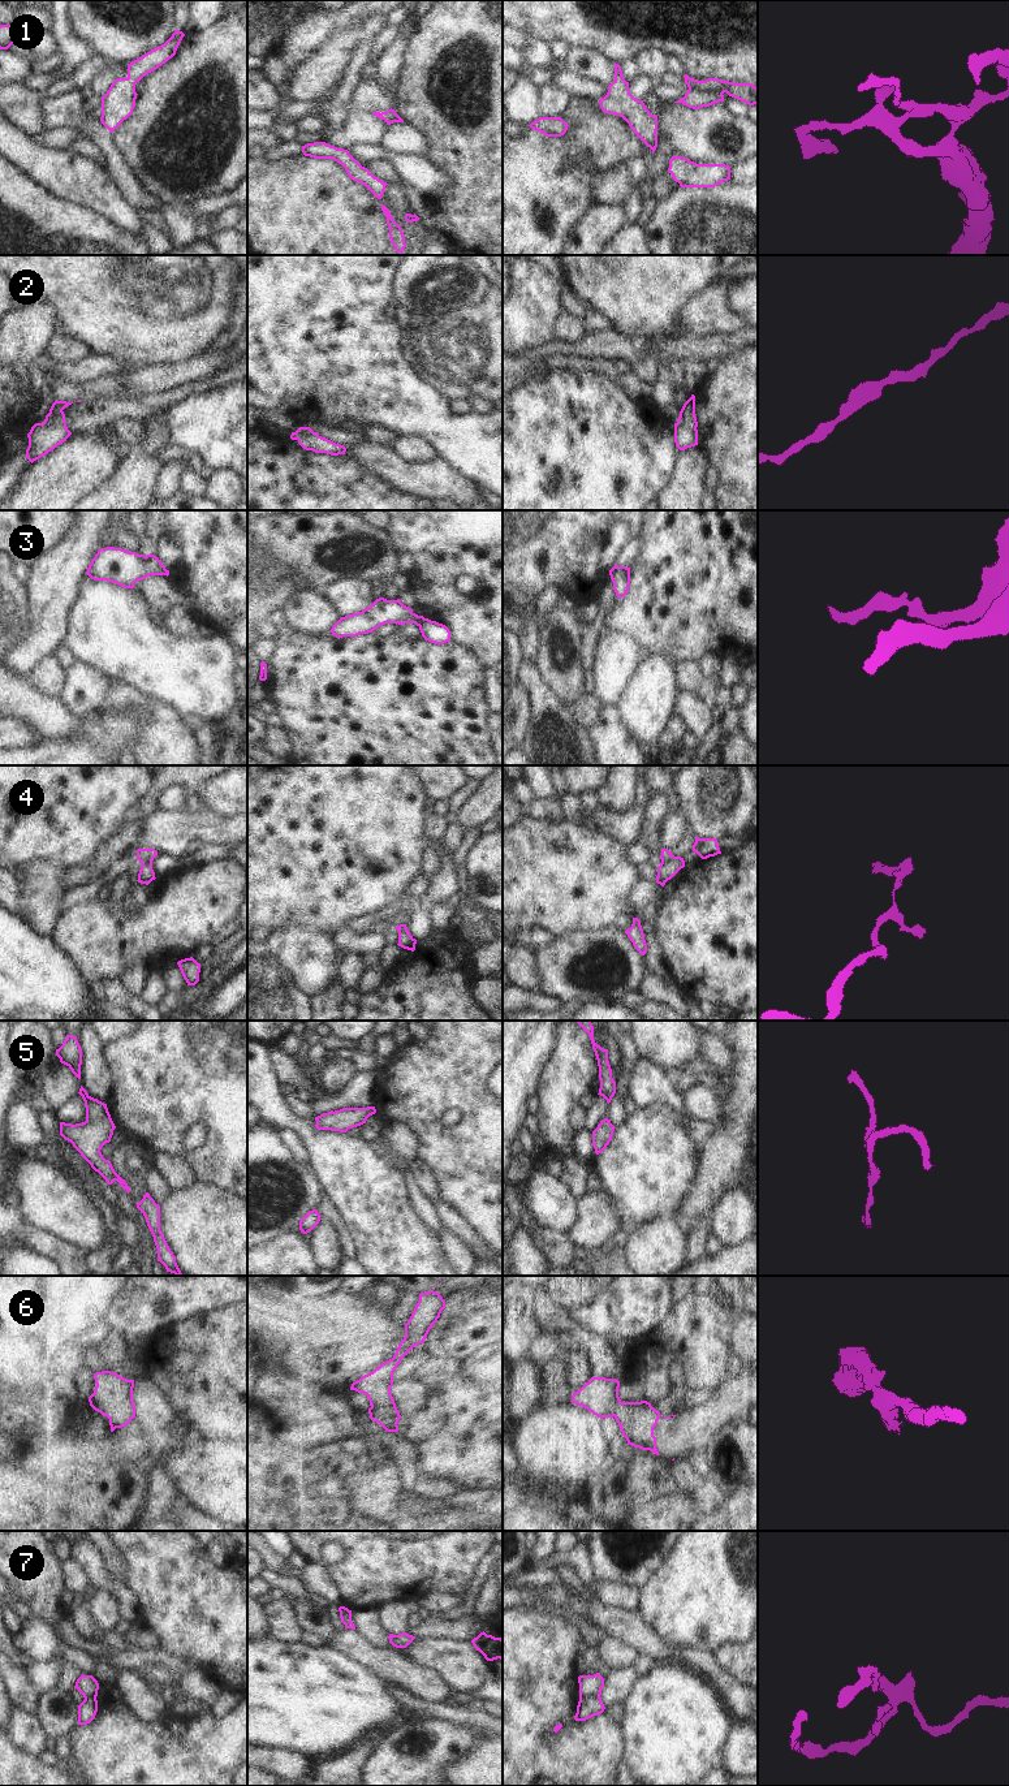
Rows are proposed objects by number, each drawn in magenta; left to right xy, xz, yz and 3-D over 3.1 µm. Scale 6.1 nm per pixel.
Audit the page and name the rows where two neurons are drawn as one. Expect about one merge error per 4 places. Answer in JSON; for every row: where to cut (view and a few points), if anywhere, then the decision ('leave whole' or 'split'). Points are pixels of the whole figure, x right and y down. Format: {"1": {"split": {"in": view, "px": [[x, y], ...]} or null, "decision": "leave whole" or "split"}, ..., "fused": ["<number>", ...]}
{"1": {"split": null, "decision": "leave whole"}, "2": {"split": null, "decision": "leave whole"}, "3": {"split": {"in": "xz", "px": [[423, 617], [418, 625]]}, "decision": "split"}, "4": {"split": {"in": "yz", "px": [[672, 855], [662, 862]]}, "decision": "split"}, "5": {"split": null, "decision": "leave whole"}, "6": {"split": null, "decision": "leave whole"}, "7": {"split": null, "decision": "leave whole"}, "fused": ["3", "4"]}

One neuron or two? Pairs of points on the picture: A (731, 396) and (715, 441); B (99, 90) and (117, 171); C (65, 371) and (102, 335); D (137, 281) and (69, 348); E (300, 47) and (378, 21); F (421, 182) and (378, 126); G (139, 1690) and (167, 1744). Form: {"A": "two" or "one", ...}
{"A": "one", "B": "two", "C": "two", "D": "two", "E": "two", "F": "two", "G": "two"}

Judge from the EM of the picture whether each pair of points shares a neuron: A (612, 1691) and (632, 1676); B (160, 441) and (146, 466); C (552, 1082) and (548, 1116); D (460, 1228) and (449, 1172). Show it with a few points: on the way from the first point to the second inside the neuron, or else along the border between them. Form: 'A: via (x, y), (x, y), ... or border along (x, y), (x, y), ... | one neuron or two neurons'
A: via (617, 1686), (626, 1677) | one neuron
B: via (154, 447), (146, 454), (146, 460) | one neuron
C: via (552, 1090), (552, 1108) | one neuron
D: border along (438, 1187), (439, 1196), (477, 1234) | two neurons

